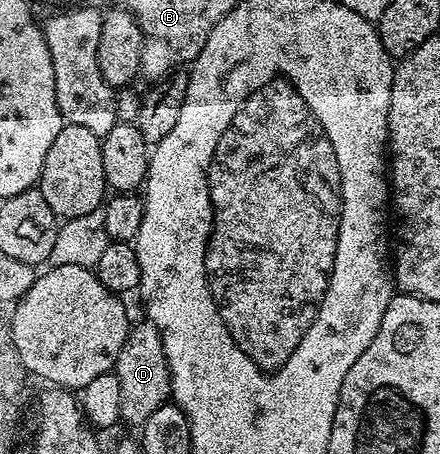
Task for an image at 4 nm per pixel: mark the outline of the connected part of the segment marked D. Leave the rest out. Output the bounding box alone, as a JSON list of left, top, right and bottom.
[114,322,172,426]

